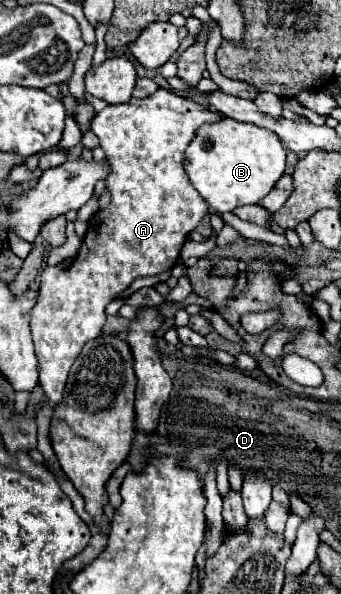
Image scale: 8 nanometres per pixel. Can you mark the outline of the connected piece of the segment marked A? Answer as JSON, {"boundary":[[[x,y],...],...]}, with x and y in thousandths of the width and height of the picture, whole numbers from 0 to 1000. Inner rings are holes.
{"boundary":[[[463,150],[452,160],[422,167],[381,167],[352,177],[317,177],[299,184],[276,204],[270,221],[293,234],[293,247],[311,258],[323,274],[323,295],[311,301],[311,315],[328,325],[323,348],[287,355],[258,372],[258,392],[240,406],[235,426],[205,453],[176,449],[129,449],[123,456],[123,480],[117,480],[117,503],[88,524],[88,551],[100,567],[106,598],[117,604],[117,648],[147,675],[176,678],[188,665],[188,648],[199,638],[199,625],[229,601],[235,588],[252,574],[293,564],[299,547],[311,544],[305,517],[399,466],[463,463],[493,456],[516,446],[528,433],[528,419],[545,406],[545,396],[575,386],[587,369],[610,359],[604,338],[569,322],[563,308],[545,301],[540,288],[540,254],[569,234],[569,221],[592,207],[639,204],[639,190],[604,177],[587,177],[563,167],[528,163],[493,150]]]}

